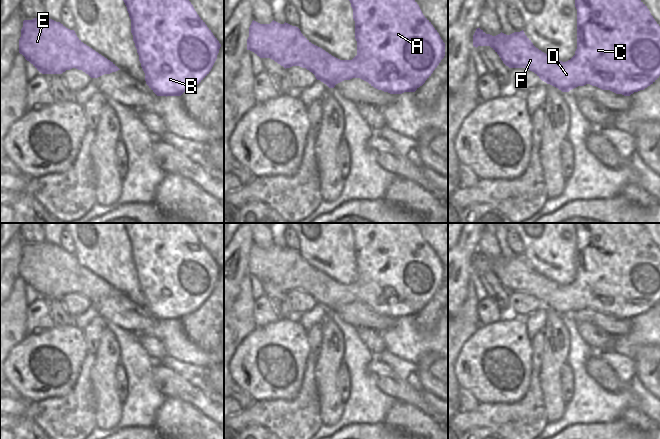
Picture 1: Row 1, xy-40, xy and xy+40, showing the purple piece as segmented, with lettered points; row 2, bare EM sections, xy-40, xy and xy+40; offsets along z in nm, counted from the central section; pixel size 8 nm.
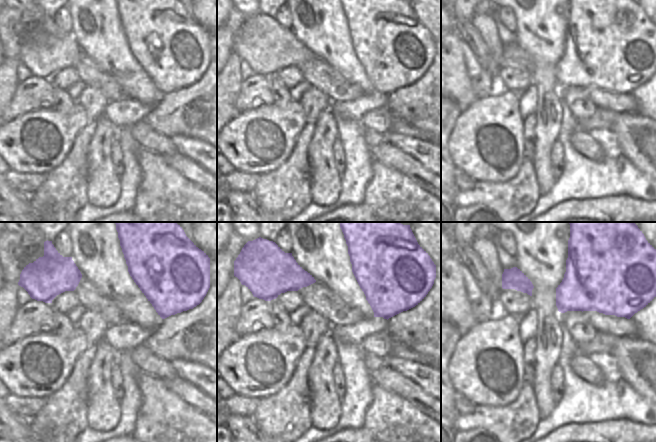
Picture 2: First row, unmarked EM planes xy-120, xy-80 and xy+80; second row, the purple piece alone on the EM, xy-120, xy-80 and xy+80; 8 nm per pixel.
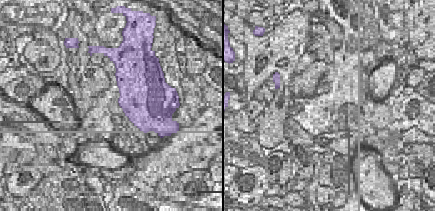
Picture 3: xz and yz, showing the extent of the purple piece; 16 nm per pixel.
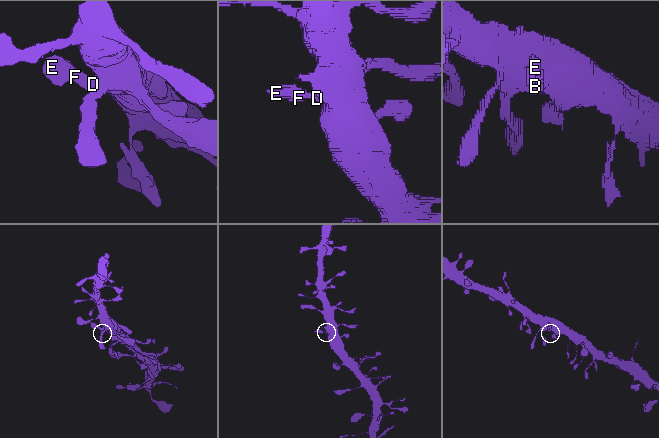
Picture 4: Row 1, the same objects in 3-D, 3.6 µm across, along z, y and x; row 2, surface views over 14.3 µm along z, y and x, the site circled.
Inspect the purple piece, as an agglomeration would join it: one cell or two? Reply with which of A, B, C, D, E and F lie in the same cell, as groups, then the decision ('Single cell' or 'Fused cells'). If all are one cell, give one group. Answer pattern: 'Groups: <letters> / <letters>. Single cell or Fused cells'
Groups: A B C D E F. Single cell

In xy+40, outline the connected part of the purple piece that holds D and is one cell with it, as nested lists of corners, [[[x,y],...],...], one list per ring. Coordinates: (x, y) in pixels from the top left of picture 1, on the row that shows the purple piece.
[[[575,0],[577,9],[577,49],[575,55],[562,62],[536,48],[524,31],[510,35],[486,34],[477,28],[473,35],[473,46],[490,46],[509,68],[526,68],[534,72],[542,81],[562,92],[590,84],[602,90],[630,96],[644,90],[660,76],[660,26],[641,0]]]

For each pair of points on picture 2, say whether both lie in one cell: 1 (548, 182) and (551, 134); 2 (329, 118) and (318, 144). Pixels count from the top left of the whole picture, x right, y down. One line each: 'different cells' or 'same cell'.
1: same cell
2: same cell

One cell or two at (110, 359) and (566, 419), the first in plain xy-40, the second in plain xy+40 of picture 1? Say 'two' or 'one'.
two

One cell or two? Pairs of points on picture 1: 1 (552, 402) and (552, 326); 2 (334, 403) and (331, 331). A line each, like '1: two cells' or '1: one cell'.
1: one cell
2: one cell

